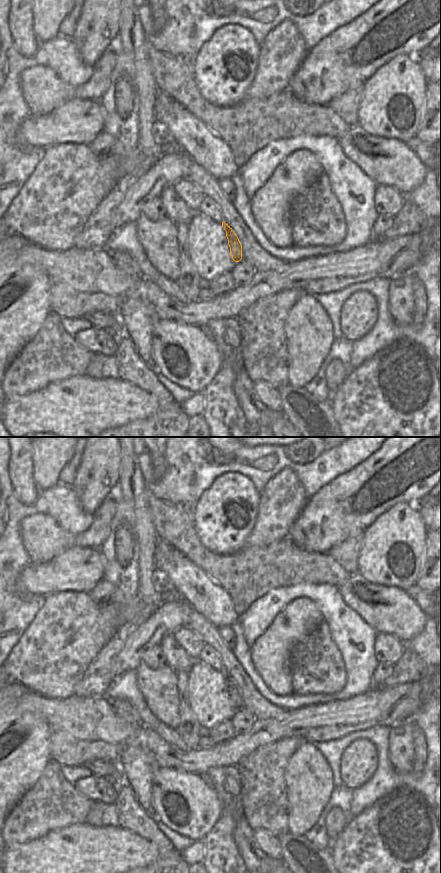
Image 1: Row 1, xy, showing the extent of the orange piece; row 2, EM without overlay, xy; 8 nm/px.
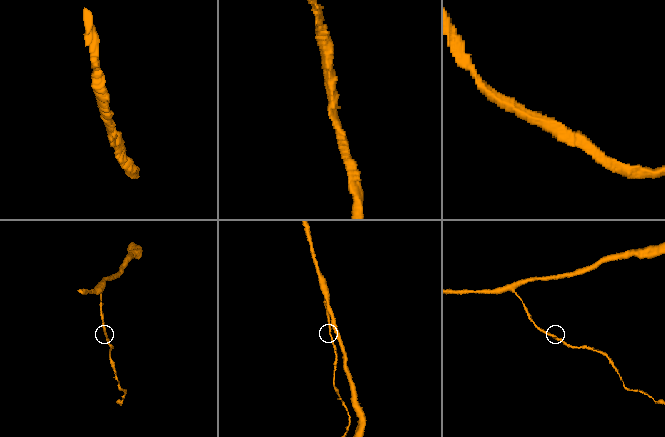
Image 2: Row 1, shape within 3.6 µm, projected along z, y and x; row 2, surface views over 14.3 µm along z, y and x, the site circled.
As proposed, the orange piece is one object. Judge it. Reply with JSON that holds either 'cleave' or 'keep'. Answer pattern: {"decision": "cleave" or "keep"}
{"decision": "keep"}

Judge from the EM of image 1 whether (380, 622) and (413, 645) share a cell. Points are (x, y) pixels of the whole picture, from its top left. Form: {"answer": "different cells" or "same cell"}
{"answer": "different cells"}

